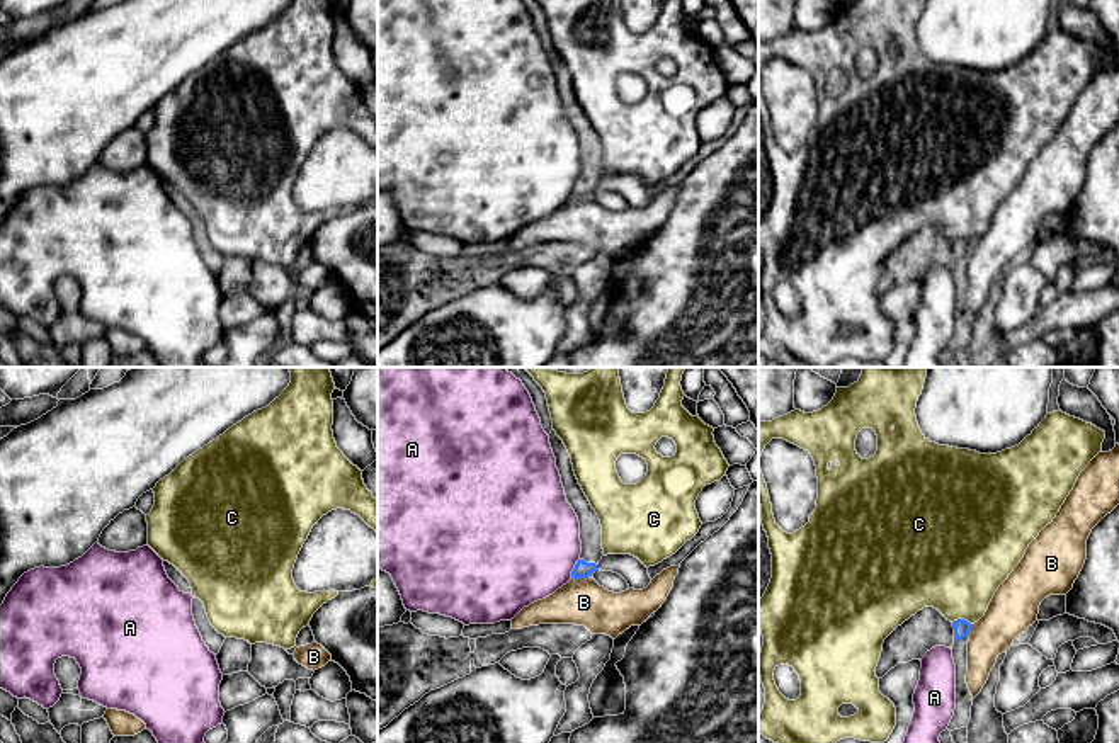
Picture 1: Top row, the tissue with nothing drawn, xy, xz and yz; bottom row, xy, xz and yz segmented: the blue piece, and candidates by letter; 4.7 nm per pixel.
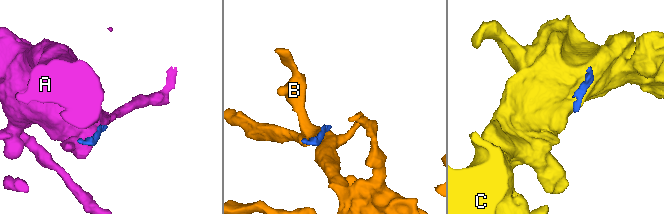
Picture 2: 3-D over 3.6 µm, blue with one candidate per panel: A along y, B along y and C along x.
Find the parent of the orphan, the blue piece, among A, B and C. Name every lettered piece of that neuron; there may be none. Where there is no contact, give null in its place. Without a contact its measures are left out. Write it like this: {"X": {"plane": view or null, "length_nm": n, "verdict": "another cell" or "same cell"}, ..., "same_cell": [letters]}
{"A": {"plane": "xz", "length_nm": 100, "verdict": "another cell"}, "B": {"plane": "xz", "length_nm": 90, "verdict": "another cell"}, "C": {"plane": "yz", "length_nm": 100, "verdict": "another cell"}, "same_cell": []}

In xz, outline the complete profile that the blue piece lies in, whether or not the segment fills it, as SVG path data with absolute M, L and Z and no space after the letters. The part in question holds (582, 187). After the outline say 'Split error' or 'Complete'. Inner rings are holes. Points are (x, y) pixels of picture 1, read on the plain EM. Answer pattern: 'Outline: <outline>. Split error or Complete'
Outline: M551 49L549 53L549 63L556 77L556 87L561 95L566 119L575 129L580 141L582 173L571 190L571 197L588 197L594 190L597 190L597 184L604 175L602 145L599 134L595 133L582 105L578 104L571 77L554 49Z. Split error

